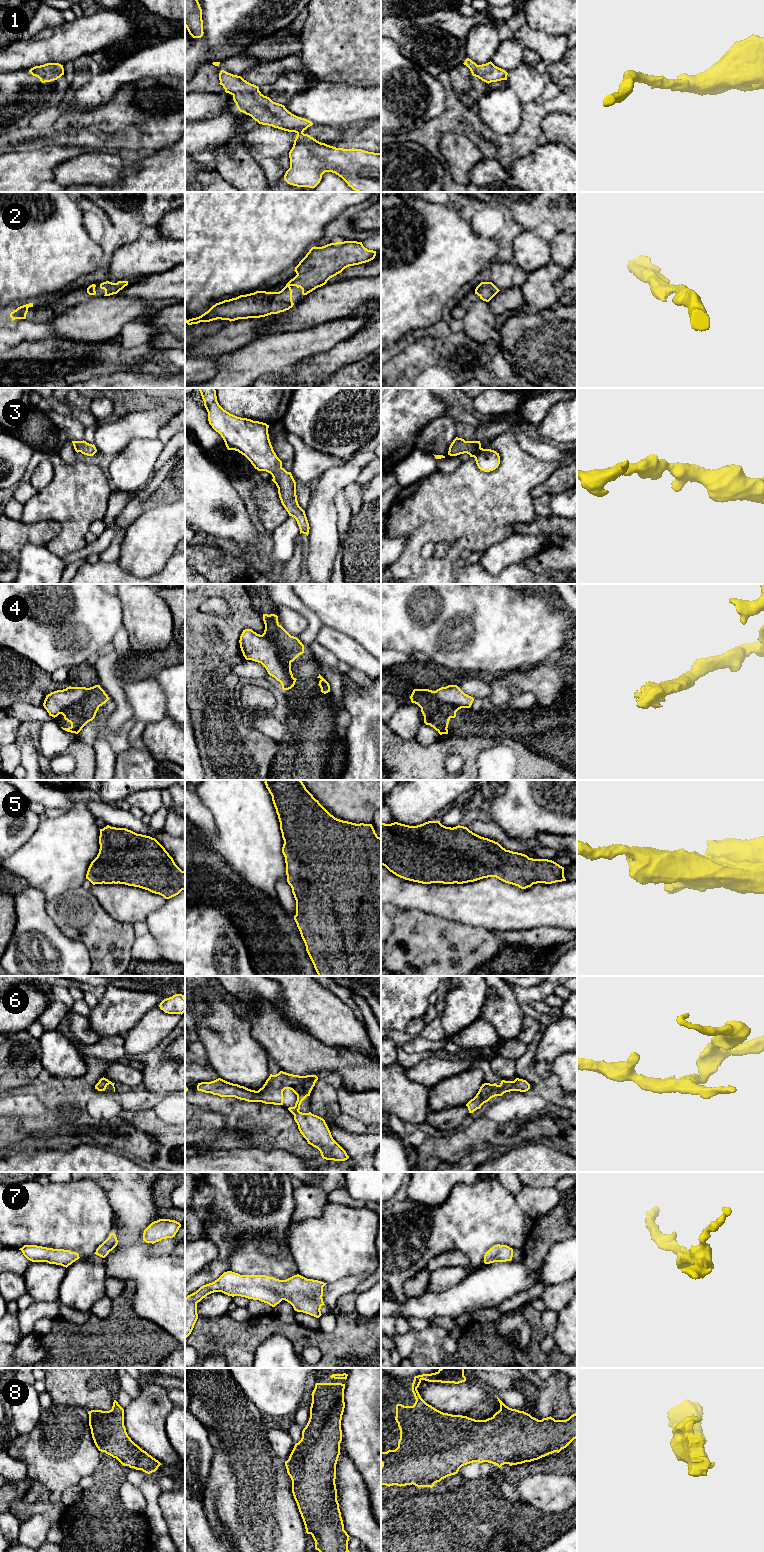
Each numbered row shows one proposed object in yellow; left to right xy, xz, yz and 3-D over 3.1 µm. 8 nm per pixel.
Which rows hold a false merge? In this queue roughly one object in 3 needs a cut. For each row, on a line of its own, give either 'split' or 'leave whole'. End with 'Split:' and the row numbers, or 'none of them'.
1: leave whole
2: leave whole
3: leave whole
4: split
5: leave whole
6: leave whole
7: leave whole
8: leave whole
Split: 4

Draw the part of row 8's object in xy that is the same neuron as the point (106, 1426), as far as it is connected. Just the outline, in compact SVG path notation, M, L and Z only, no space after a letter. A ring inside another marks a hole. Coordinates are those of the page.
M116 1400L109 1411L91 1410L89 1426L99 1451L116 1458L122 1465L150 1474L161 1463L135 1444L124 1426L124 1409Z

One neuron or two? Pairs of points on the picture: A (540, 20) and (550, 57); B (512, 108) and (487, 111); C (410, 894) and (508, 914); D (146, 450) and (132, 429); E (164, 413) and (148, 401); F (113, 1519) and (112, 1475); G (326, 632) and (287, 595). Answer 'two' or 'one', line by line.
A: two
B: one
C: one
D: two
E: two
F: one
G: two

